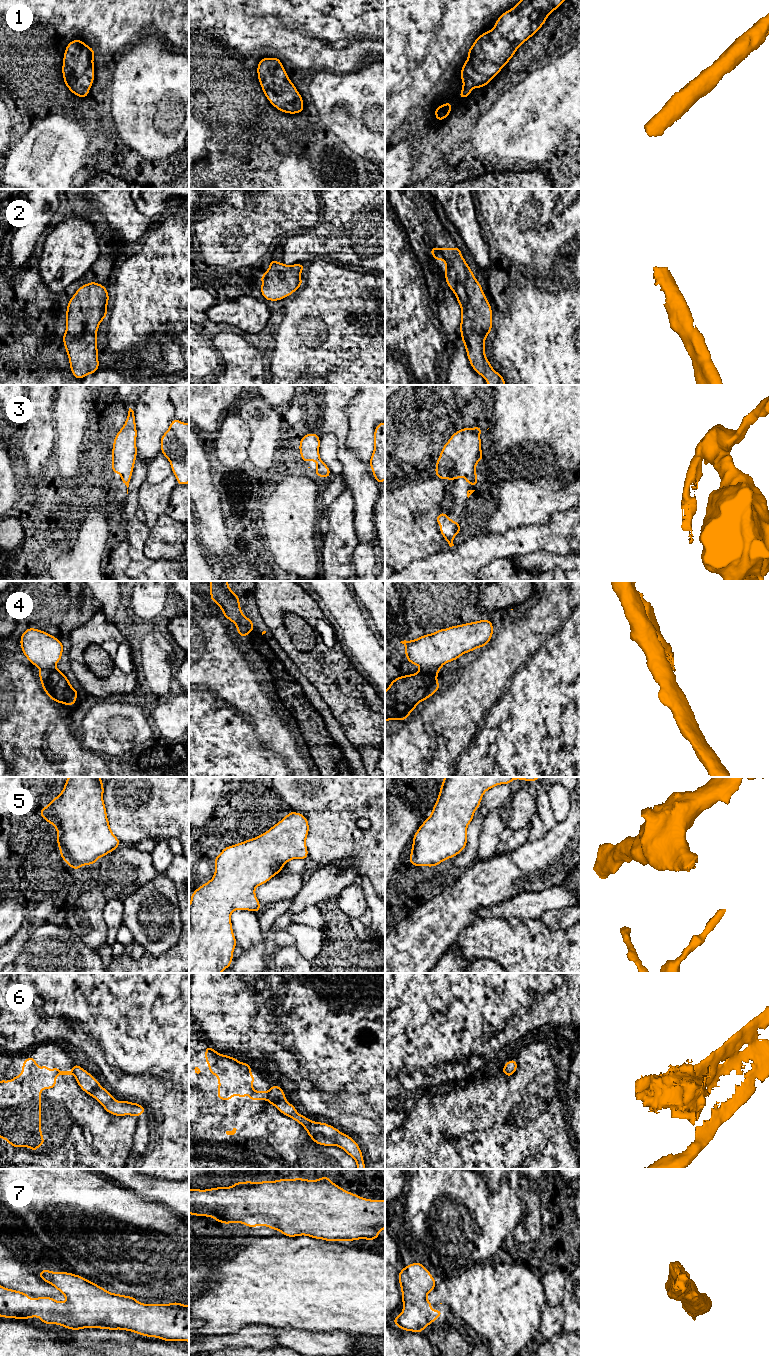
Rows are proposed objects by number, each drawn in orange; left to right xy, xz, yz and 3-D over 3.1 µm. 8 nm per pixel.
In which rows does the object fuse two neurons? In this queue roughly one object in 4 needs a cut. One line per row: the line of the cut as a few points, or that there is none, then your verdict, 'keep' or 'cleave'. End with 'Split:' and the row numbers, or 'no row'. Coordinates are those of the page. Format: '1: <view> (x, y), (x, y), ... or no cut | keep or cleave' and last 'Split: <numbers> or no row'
1: no cut | keep
2: no cut | keep
3: no cut | keep
4: yz (422, 667), (437, 667), (440, 669) | cleave
5: no cut | keep
6: xz (269, 1091), (266, 1099) | cleave
7: no cut | keep
Split: 4, 6

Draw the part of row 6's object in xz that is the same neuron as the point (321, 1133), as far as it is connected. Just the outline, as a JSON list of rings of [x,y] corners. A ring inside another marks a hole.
[[[277,1085],[270,1087],[267,1101],[275,1106],[283,1115],[300,1123],[316,1144],[340,1147],[356,1161],[357,1169],[366,1169],[363,1154],[358,1143],[354,1139],[327,1123],[314,1122],[299,1114],[295,1106],[285,1099],[286,1095],[281,1087]]]

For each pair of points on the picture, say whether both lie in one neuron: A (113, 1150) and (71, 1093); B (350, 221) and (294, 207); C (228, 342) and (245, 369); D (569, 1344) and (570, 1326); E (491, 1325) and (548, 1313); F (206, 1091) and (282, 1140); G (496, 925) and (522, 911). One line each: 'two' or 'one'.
A: one
B: two
C: one
D: two
E: two
F: one
G: two

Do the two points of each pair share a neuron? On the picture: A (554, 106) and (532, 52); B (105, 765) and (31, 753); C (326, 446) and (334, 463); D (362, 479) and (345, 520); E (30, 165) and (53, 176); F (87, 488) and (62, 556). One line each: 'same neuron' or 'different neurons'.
A: different neurons
B: same neuron
C: same neuron
D: different neurons
E: same neuron
F: same neuron

